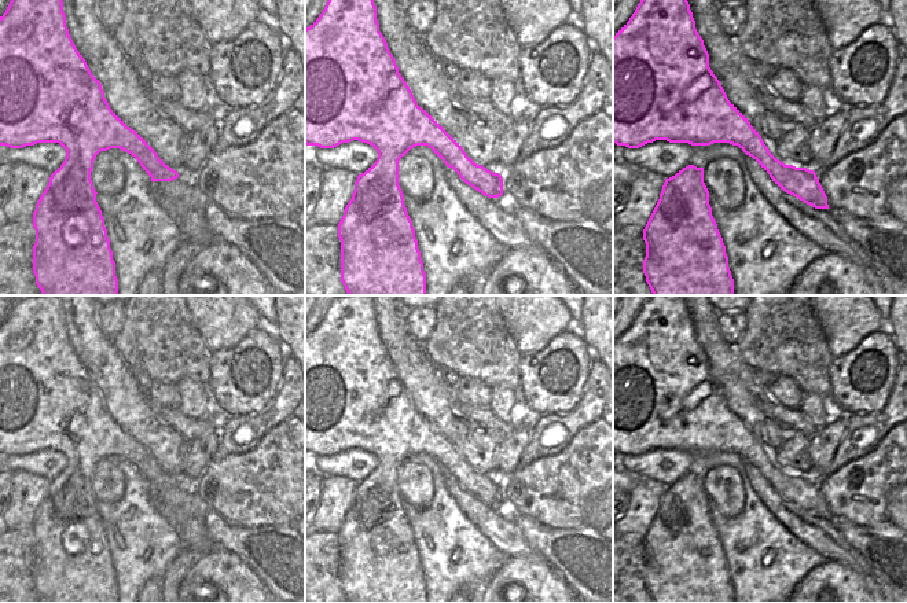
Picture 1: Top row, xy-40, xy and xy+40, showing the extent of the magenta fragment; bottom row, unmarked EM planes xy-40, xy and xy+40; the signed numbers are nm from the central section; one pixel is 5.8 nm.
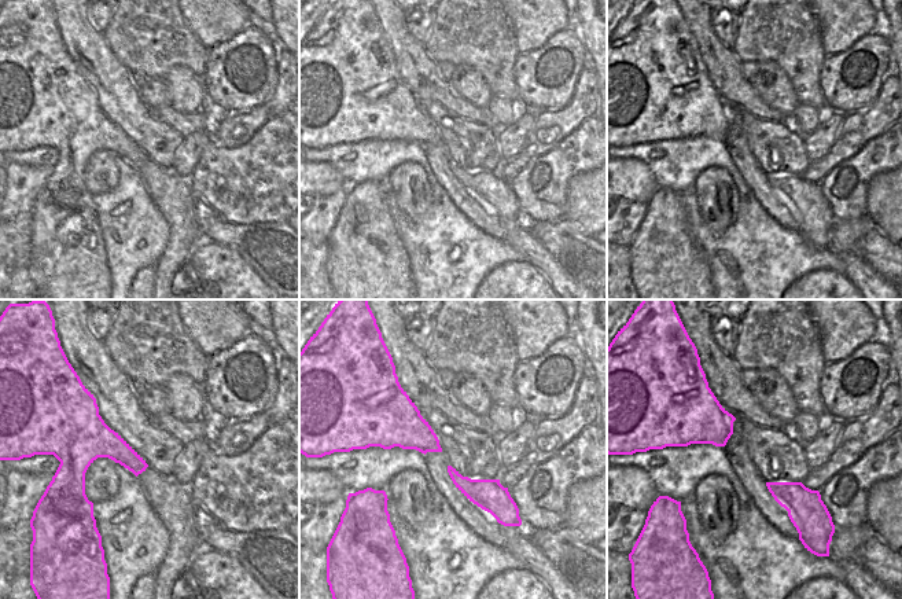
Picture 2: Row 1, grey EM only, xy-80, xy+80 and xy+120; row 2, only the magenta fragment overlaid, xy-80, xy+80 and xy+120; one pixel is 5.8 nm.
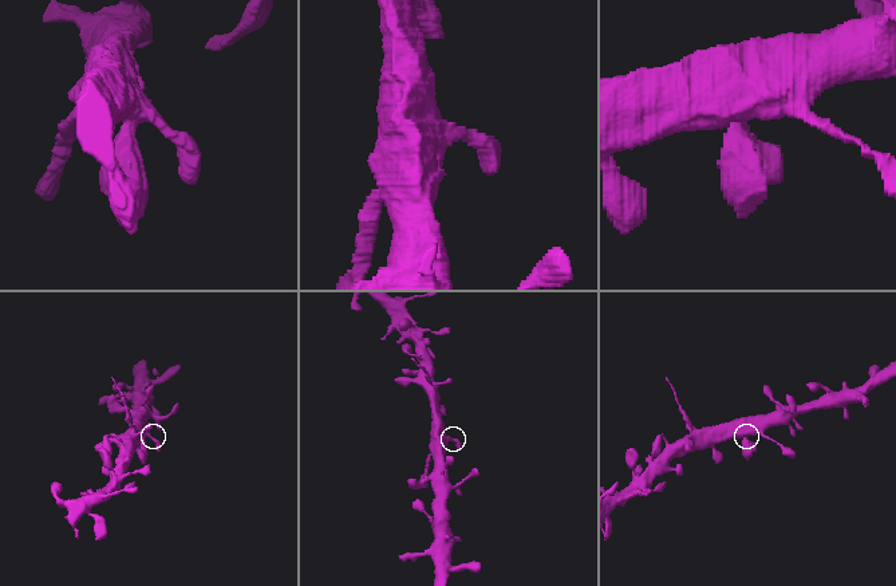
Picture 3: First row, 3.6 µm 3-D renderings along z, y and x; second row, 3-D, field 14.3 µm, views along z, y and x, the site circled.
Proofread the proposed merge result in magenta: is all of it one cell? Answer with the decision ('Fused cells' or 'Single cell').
Single cell

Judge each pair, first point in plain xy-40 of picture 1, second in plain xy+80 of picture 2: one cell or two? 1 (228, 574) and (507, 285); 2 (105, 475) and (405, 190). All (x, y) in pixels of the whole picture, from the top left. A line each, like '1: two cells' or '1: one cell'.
1: one cell
2: one cell

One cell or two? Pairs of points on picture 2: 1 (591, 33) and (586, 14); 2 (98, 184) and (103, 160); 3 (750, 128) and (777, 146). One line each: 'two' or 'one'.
1: one
2: one
3: one

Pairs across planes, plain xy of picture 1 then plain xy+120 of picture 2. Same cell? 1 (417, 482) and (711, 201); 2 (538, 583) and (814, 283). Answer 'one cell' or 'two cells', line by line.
1: one cell
2: one cell

